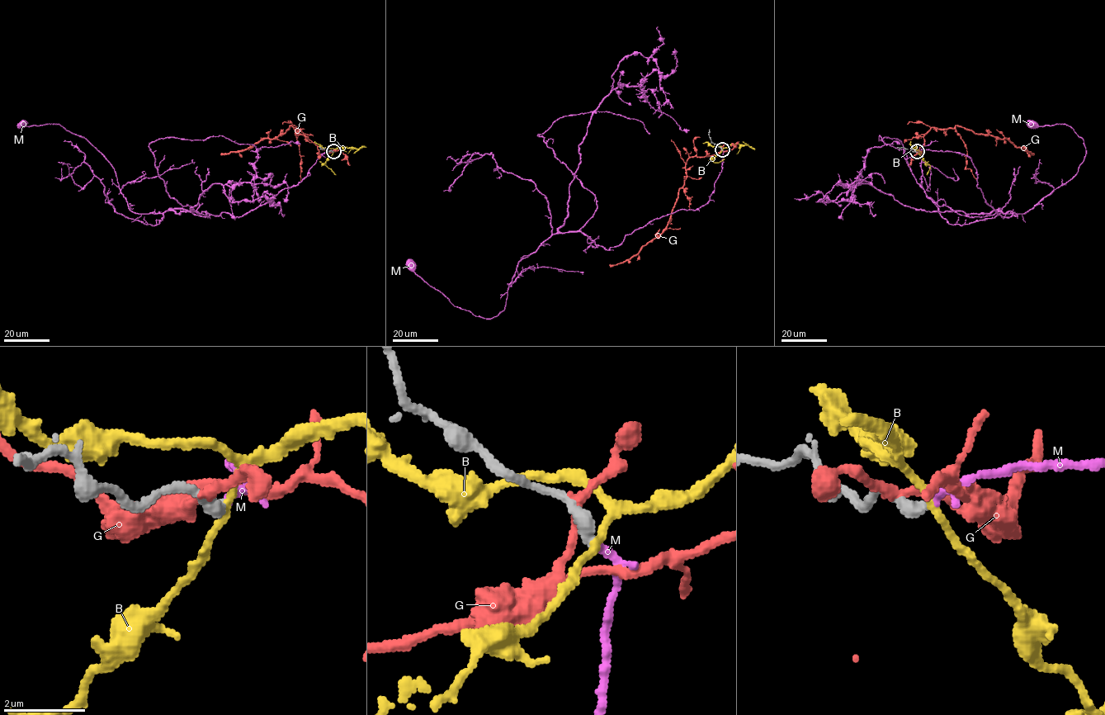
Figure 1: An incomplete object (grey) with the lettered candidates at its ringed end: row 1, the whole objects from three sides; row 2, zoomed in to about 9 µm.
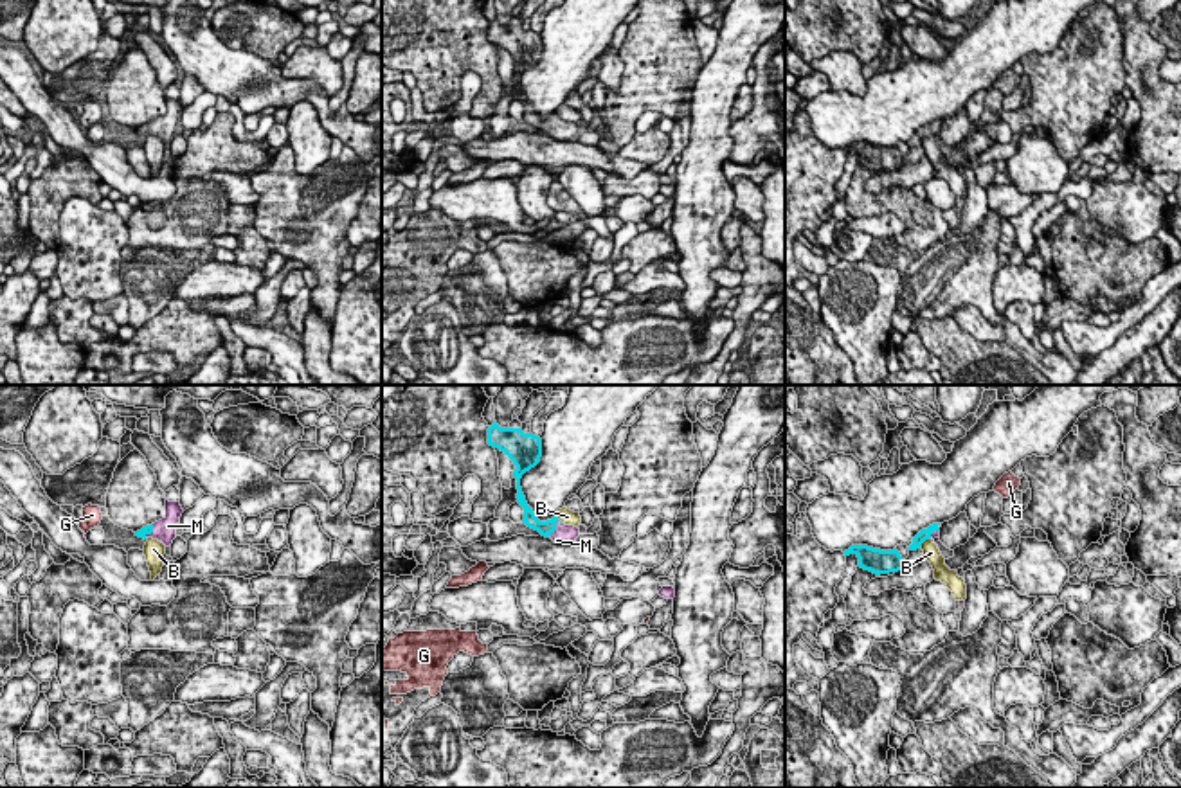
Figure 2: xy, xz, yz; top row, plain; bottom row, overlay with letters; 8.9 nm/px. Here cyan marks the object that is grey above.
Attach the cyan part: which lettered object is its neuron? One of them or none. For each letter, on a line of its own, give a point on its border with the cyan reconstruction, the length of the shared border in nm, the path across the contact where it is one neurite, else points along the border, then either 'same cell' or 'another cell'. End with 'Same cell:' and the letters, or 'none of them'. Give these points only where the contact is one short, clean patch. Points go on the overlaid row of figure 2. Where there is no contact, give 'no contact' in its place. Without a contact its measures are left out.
B: meets cyan in yz at (924, 540); contact 150 nm long; border along yz (931, 538), (919, 547); another cell
G: no contact; another cell
M: meets cyan in xz at (555, 529); contact 190 nm long; runs through xz (544, 528), (555, 529), (564, 533); same cell
Same cell: M

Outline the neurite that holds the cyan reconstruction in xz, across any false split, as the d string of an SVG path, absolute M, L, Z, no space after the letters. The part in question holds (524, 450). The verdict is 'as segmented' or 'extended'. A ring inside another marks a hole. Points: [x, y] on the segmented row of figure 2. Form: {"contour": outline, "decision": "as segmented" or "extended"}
{"contour": "M497 421L488 428L488 444L504 452L517 470L517 502L524 507L524 524L542 536L551 538L554 543L571 543L580 536L580 529L562 524L556 516L547 522L540 522L533 509L527 506L520 488L520 479L526 471L535 468L542 457L542 439L533 434L524 434L522 428L500 428Z", "decision": "extended"}

